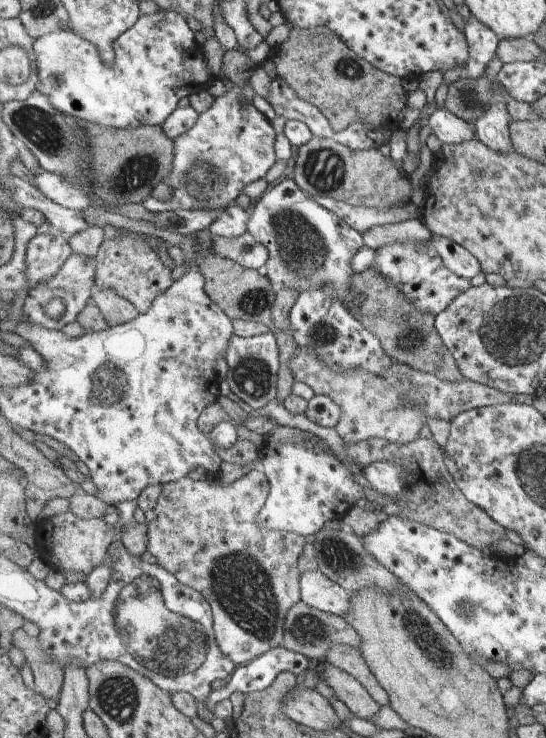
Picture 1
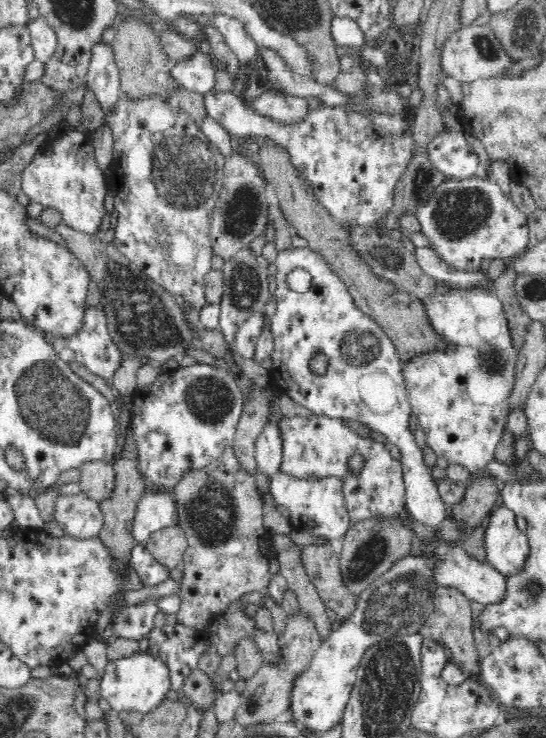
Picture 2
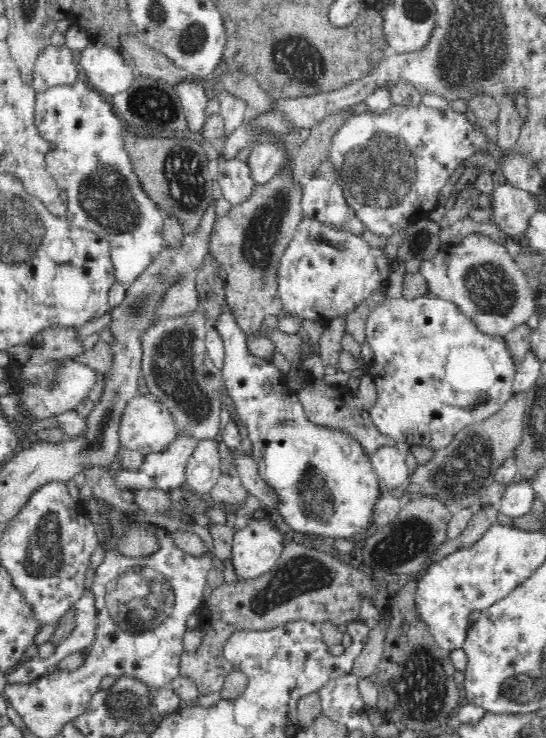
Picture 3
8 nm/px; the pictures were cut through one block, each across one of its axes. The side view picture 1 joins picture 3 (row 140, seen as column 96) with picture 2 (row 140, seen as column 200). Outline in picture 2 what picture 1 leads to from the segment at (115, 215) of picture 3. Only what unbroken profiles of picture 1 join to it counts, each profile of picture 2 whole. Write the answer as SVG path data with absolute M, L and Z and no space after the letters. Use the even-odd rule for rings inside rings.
M77 131L56 140L47 137L21 172L21 190L30 202L56 208L62 214L62 222L86 234L96 235L106 218L106 187L106 175L98 165L90 138Z

